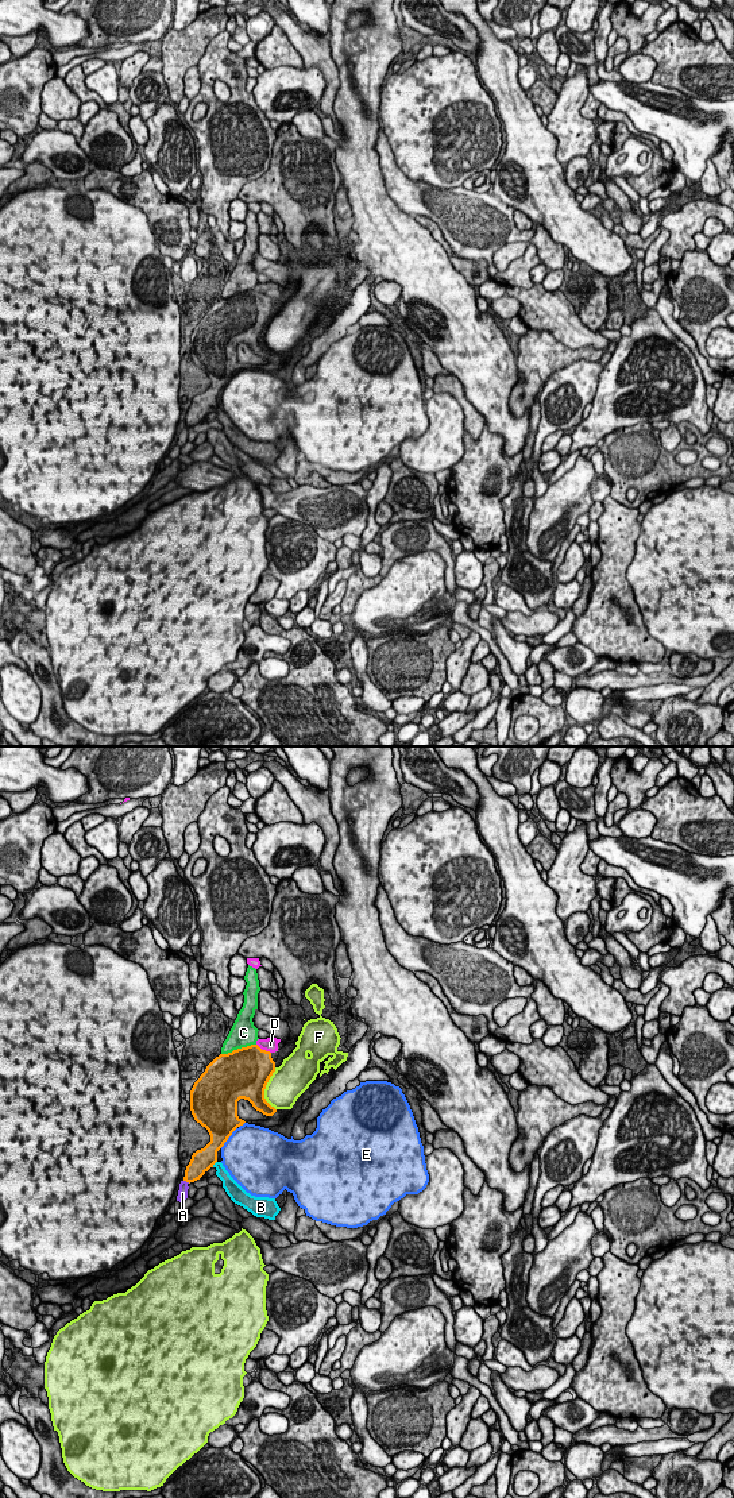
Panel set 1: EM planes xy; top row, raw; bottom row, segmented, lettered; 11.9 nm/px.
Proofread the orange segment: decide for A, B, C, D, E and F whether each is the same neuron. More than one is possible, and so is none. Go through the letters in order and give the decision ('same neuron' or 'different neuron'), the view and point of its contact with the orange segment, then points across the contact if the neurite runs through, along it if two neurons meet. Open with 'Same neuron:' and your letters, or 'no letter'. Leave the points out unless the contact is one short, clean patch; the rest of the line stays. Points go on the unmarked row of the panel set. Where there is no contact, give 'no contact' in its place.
Same neuron: no letter
A: different neuron; contact xy (186, 425); border xy (184, 424), (189, 427)
B: different neuron; contact xy (215, 406)
C: different neuron; contact xy (238, 293)
D: different neuron; contact xy (263, 294)
E: different neuron; contact xy (228, 381)
F: different neuron; contact xy (265, 332)

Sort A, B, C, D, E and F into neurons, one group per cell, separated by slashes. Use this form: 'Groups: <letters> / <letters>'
Groups: A / B / C / D / E / F

